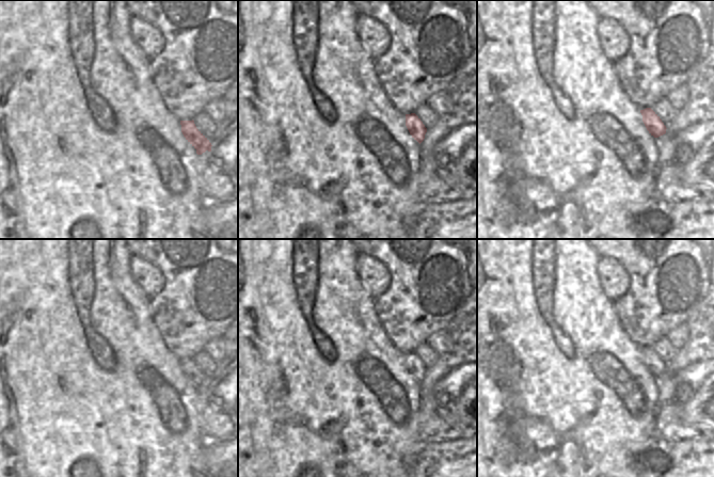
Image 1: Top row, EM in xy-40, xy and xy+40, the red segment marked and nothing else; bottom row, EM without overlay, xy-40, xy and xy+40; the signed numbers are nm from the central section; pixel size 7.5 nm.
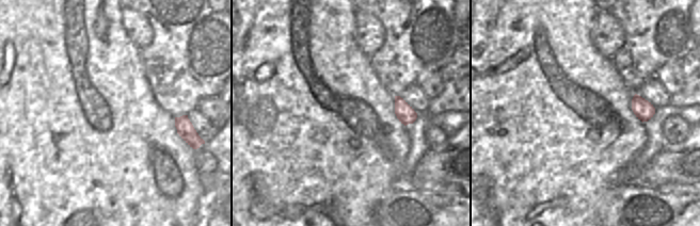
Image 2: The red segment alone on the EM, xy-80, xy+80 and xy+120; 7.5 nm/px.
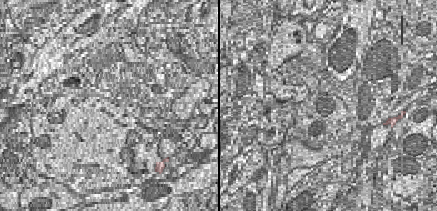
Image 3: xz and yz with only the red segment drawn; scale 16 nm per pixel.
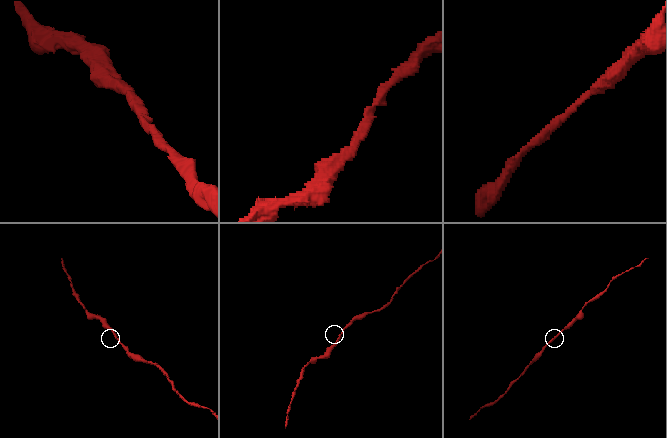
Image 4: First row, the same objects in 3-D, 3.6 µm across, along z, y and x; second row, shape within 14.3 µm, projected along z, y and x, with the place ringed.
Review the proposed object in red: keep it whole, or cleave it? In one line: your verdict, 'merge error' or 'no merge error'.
no merge error

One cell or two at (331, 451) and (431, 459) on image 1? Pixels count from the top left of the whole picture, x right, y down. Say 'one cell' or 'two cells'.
two cells

